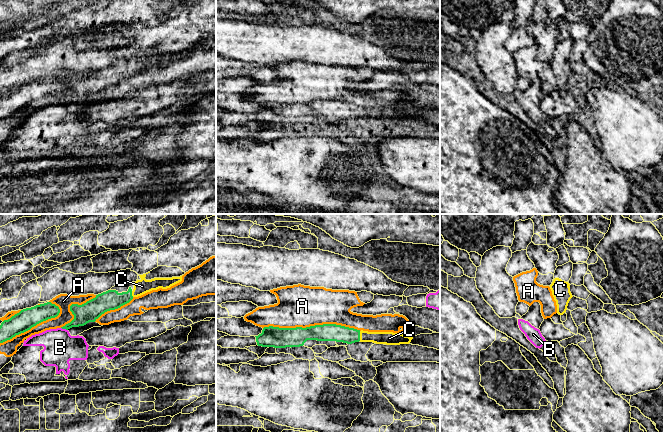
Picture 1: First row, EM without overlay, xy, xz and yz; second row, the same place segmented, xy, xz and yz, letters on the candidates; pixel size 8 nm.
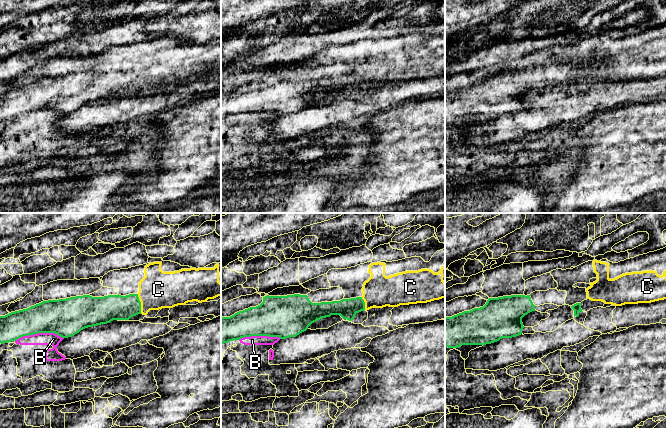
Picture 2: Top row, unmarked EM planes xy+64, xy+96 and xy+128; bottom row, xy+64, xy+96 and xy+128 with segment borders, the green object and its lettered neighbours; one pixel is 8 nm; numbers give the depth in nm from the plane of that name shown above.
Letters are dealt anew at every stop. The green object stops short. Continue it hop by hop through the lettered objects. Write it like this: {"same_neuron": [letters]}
{"same_neuron": ["C"]}

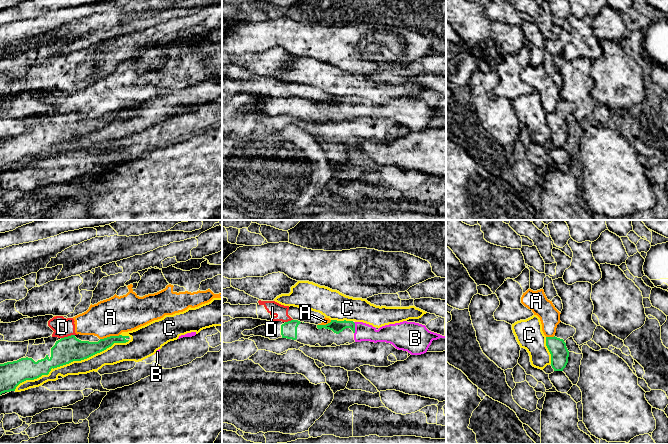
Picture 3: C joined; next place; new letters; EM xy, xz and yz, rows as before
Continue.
{"same_neuron": ["B"]}

